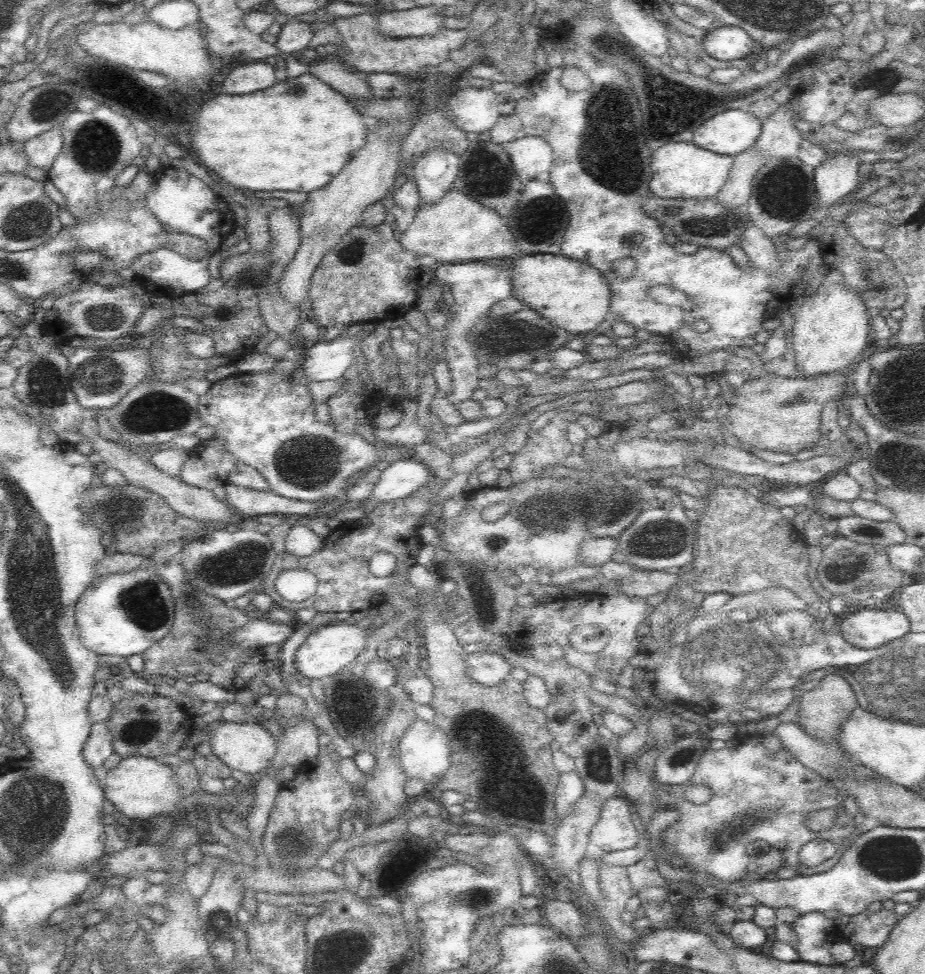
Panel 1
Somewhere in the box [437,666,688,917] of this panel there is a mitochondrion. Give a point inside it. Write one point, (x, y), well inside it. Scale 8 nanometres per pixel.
(475, 899)

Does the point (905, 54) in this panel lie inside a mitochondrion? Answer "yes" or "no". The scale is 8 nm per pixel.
no

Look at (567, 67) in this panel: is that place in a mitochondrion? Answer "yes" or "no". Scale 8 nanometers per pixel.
no

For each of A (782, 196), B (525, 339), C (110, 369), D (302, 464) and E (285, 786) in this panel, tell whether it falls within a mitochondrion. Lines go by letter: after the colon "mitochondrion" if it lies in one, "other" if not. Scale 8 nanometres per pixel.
A: mitochondrion
B: mitochondrion
C: mitochondrion
D: mitochondrion
E: other

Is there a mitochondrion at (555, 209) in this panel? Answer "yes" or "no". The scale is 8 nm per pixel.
yes

